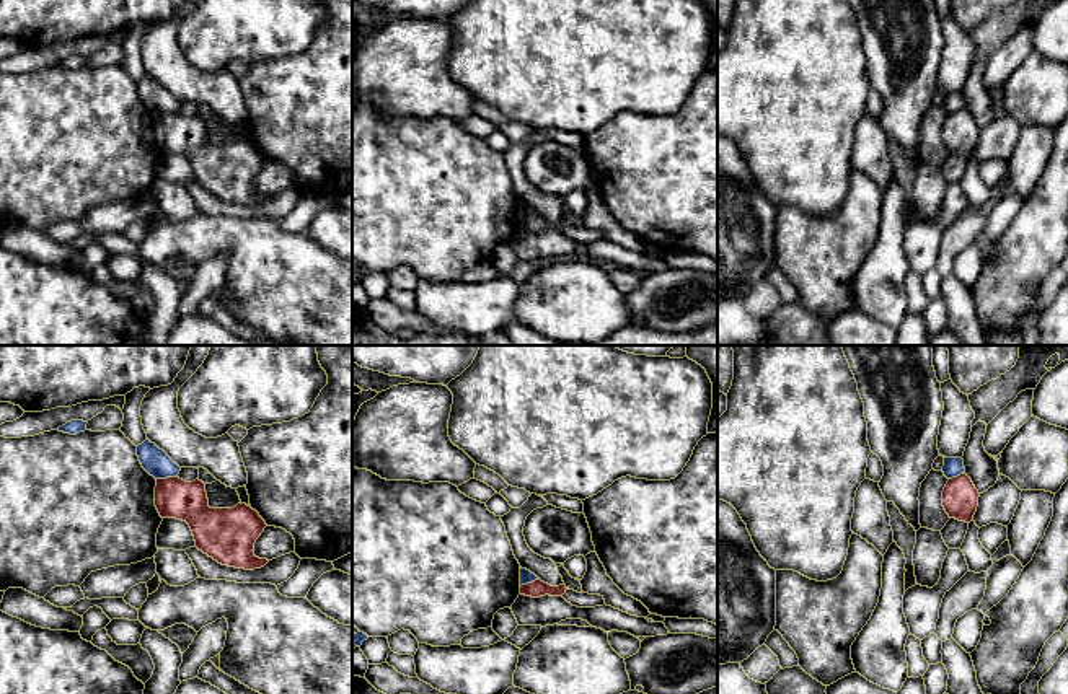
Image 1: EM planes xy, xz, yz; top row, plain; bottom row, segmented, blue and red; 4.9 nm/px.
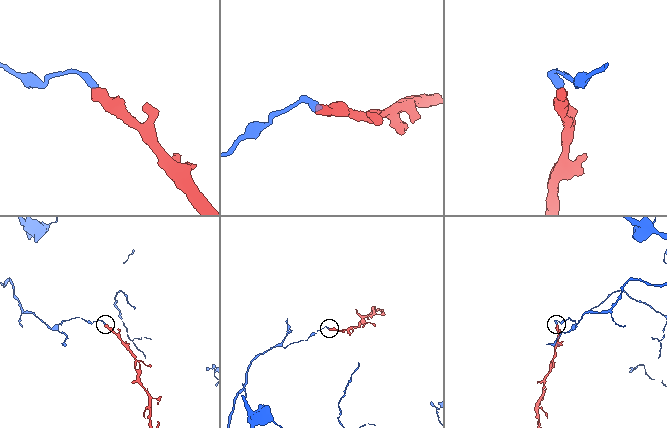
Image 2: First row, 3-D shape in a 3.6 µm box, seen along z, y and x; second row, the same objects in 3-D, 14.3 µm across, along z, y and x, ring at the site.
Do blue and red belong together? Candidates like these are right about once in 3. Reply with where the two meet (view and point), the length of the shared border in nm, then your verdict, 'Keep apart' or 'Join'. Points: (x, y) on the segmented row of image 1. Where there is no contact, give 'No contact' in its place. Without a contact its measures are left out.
Touches blue at xy (167, 476). Shared border 110 nm. Keep apart

